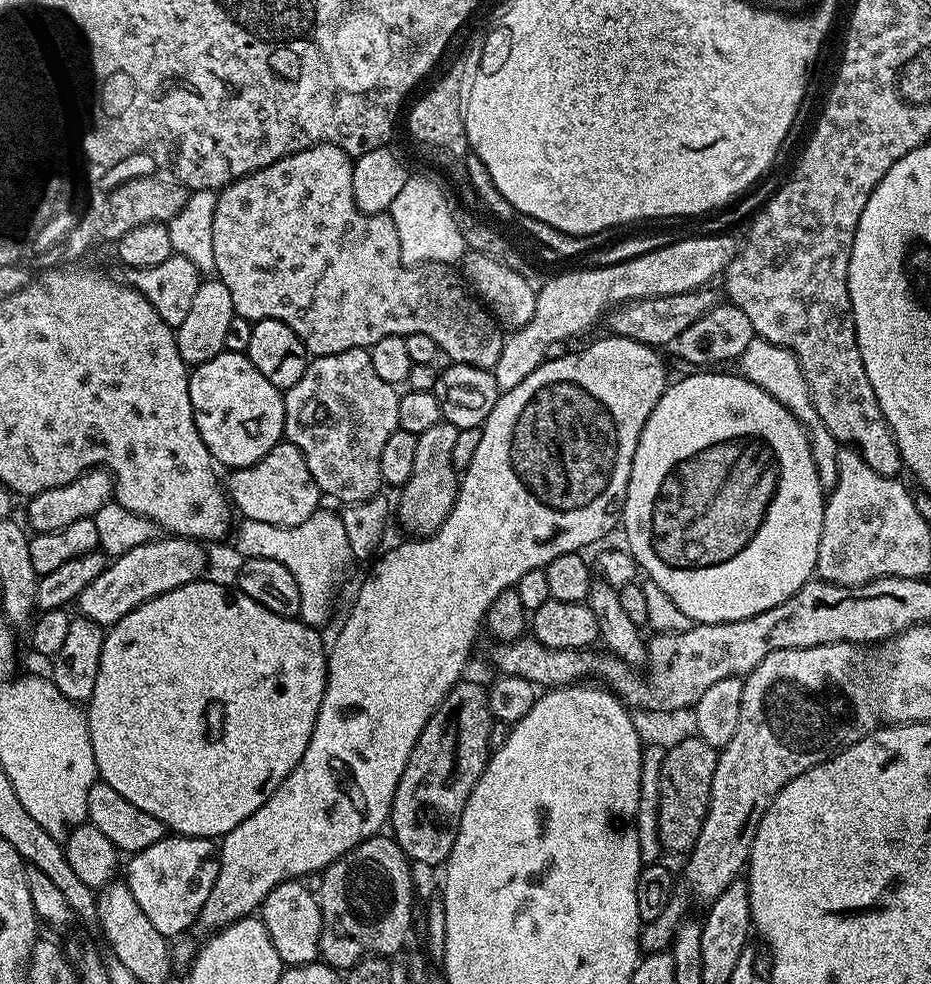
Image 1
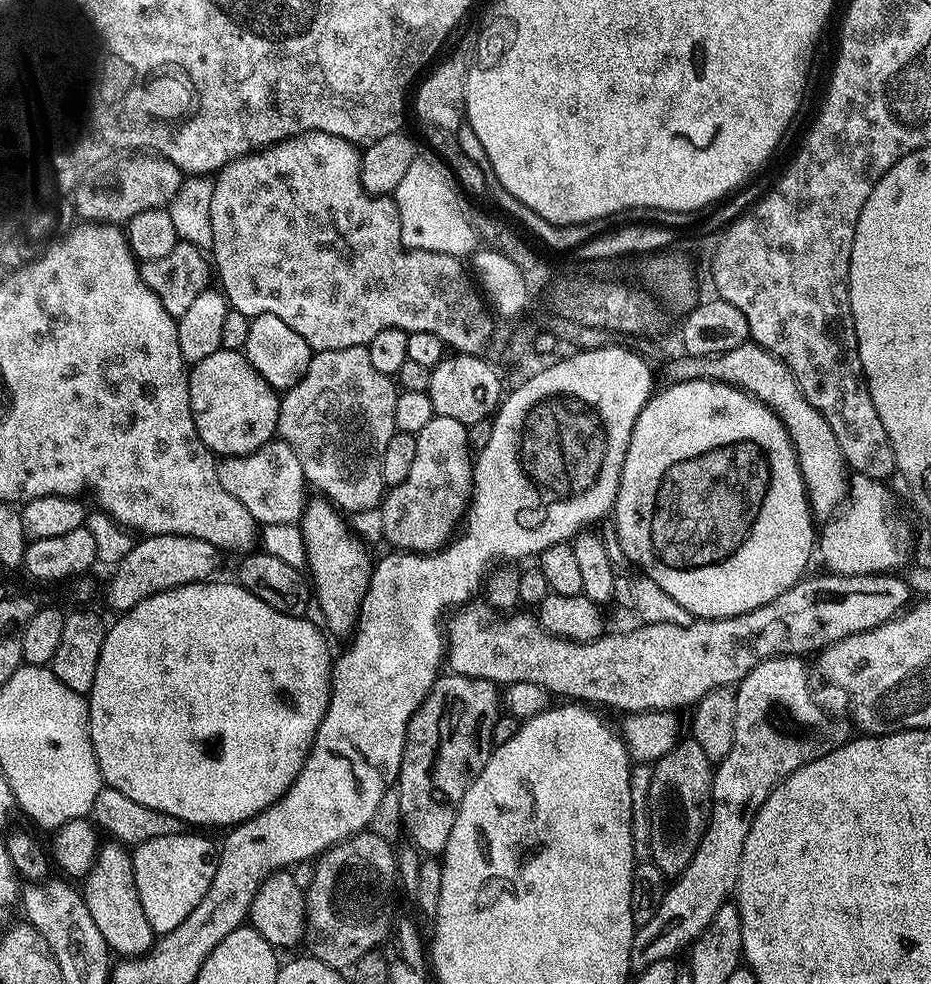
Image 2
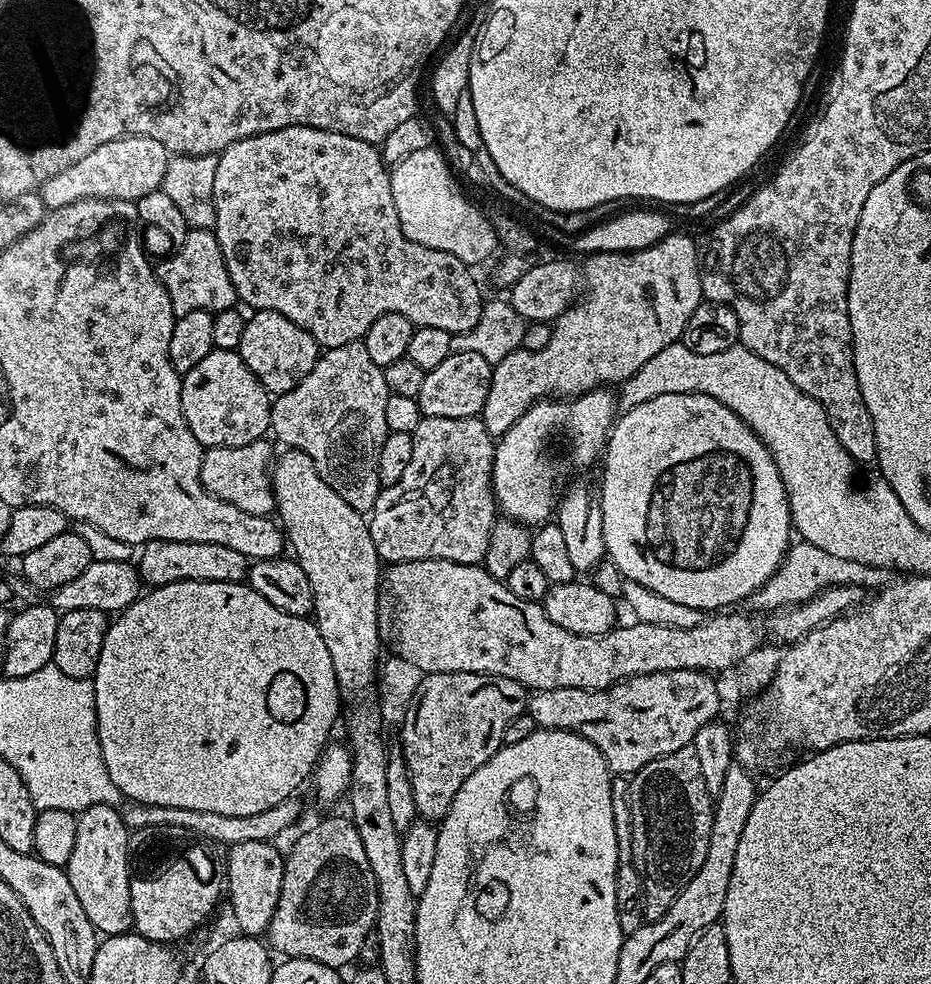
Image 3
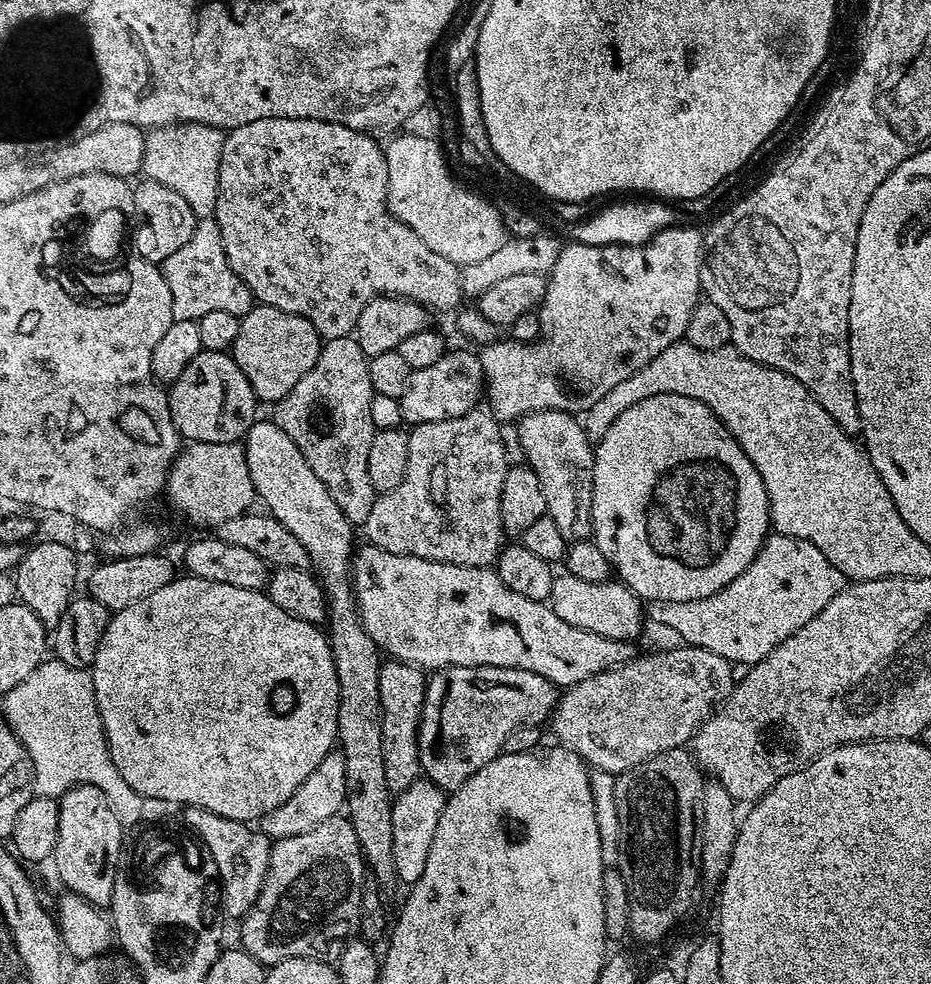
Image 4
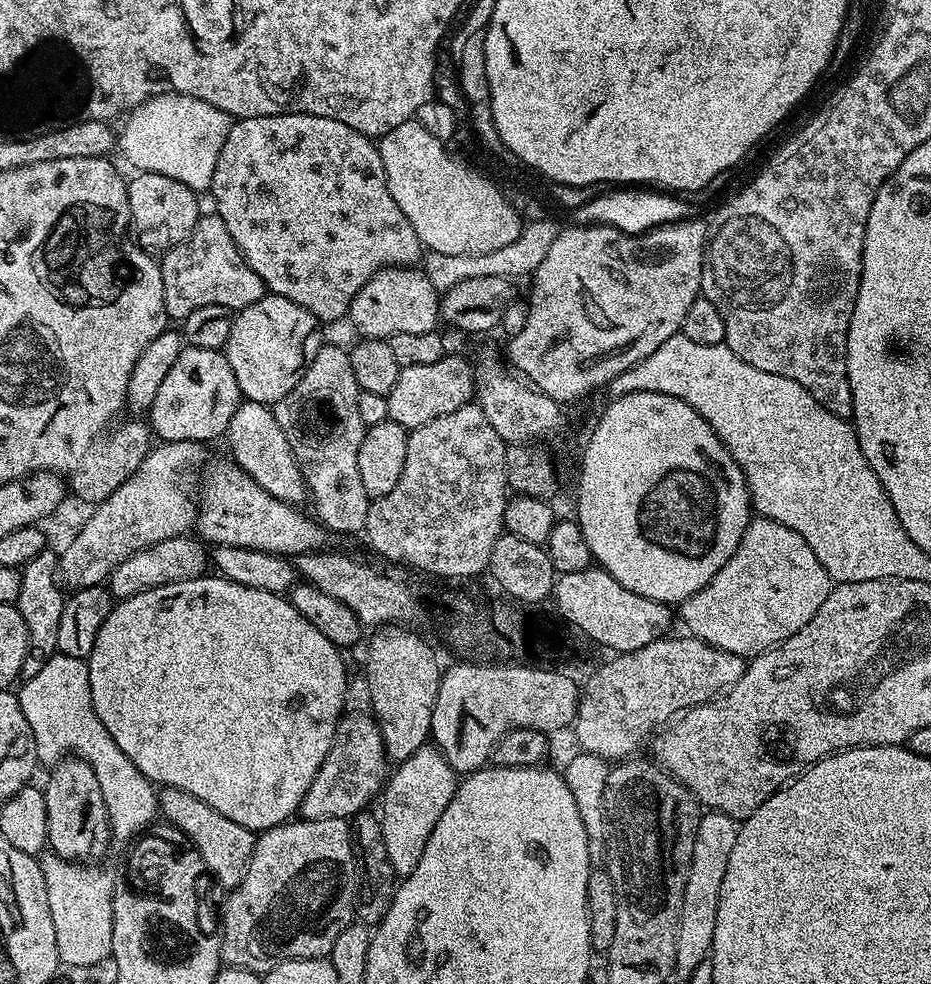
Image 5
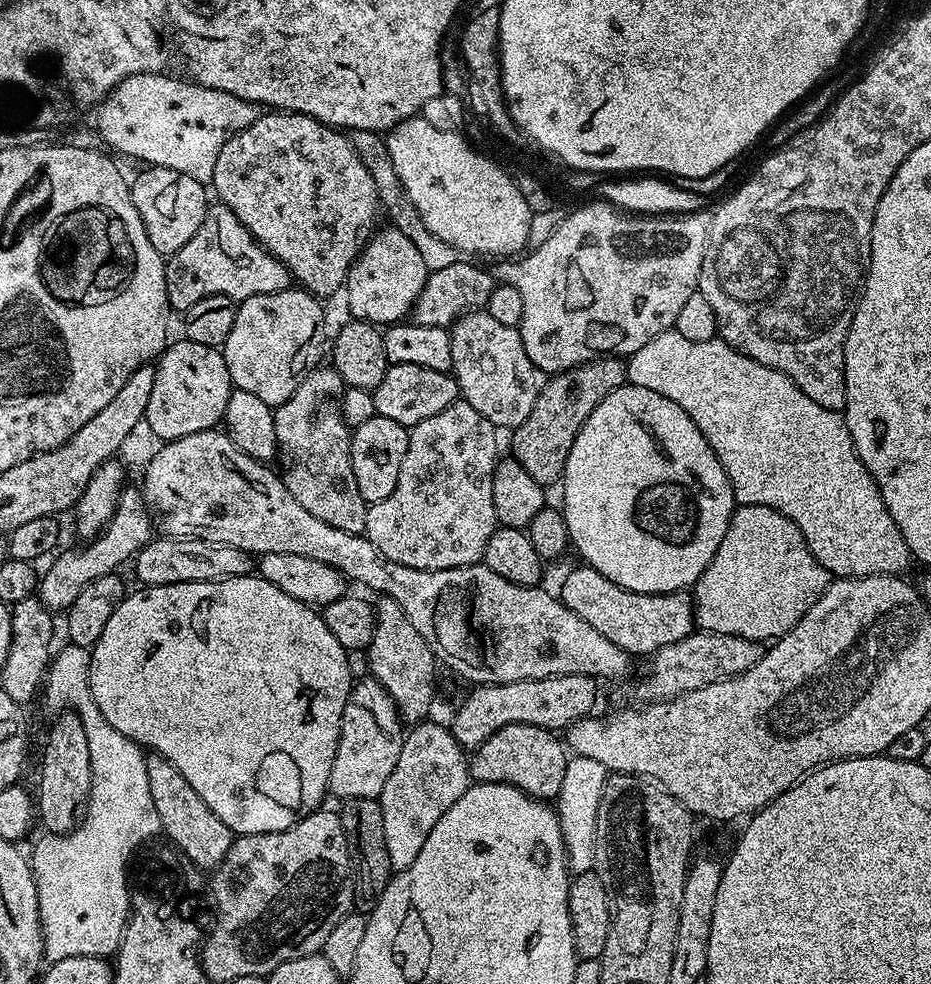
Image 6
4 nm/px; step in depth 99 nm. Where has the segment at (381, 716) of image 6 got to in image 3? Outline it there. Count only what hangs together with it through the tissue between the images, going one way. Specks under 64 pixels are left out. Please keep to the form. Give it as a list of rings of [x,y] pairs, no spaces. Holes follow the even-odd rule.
[[[289,798],[278,802],[278,806],[270,806],[270,810],[262,810],[259,814],[214,814],[211,810],[182,810],[174,806],[154,806],[153,804],[129,803],[123,809],[124,825],[129,830],[137,828],[153,828],[154,826],[174,826],[183,832],[192,832],[201,836],[213,845],[231,846],[238,842],[254,842],[255,840],[275,841],[300,816],[299,799]]]

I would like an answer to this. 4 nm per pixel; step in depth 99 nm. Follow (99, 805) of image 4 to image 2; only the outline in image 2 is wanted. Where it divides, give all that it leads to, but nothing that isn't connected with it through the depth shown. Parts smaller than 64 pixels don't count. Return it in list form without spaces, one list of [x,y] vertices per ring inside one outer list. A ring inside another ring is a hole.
[[[119,842],[107,843],[99,845],[92,868],[82,880],[86,910],[90,910],[94,926],[98,926],[98,931],[113,953],[121,952],[119,955],[124,958],[143,955],[152,947],[154,933],[150,922],[146,922],[146,914],[138,898],[138,886],[134,882],[132,869],[132,852]]]

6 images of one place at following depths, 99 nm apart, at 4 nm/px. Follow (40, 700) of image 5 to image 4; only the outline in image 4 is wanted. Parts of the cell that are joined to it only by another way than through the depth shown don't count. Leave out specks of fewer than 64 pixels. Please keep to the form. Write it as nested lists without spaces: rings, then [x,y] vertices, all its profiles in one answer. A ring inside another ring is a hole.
[[[55,658],[45,659],[26,682],[18,682],[3,697],[2,704],[2,715],[30,754],[34,788],[39,795],[59,798],[78,784],[98,786],[121,824],[139,822],[146,801],[118,774],[118,766],[110,758],[89,669],[66,666],[66,662]]]

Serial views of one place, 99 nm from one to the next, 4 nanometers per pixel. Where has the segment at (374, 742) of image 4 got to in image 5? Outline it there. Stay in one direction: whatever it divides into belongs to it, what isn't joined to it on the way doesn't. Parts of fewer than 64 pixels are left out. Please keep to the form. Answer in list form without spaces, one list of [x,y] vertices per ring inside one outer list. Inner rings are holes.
[[[244,400],[234,410],[234,418],[230,418],[230,426],[226,433],[226,441],[231,459],[266,494],[278,498],[287,504],[303,505],[309,499],[308,487],[304,481],[302,470],[294,458],[294,450],[290,450],[290,442],[286,442],[286,434],[282,434],[282,426],[278,426],[278,418],[274,418],[272,408],[266,404],[259,404],[253,400]]]

